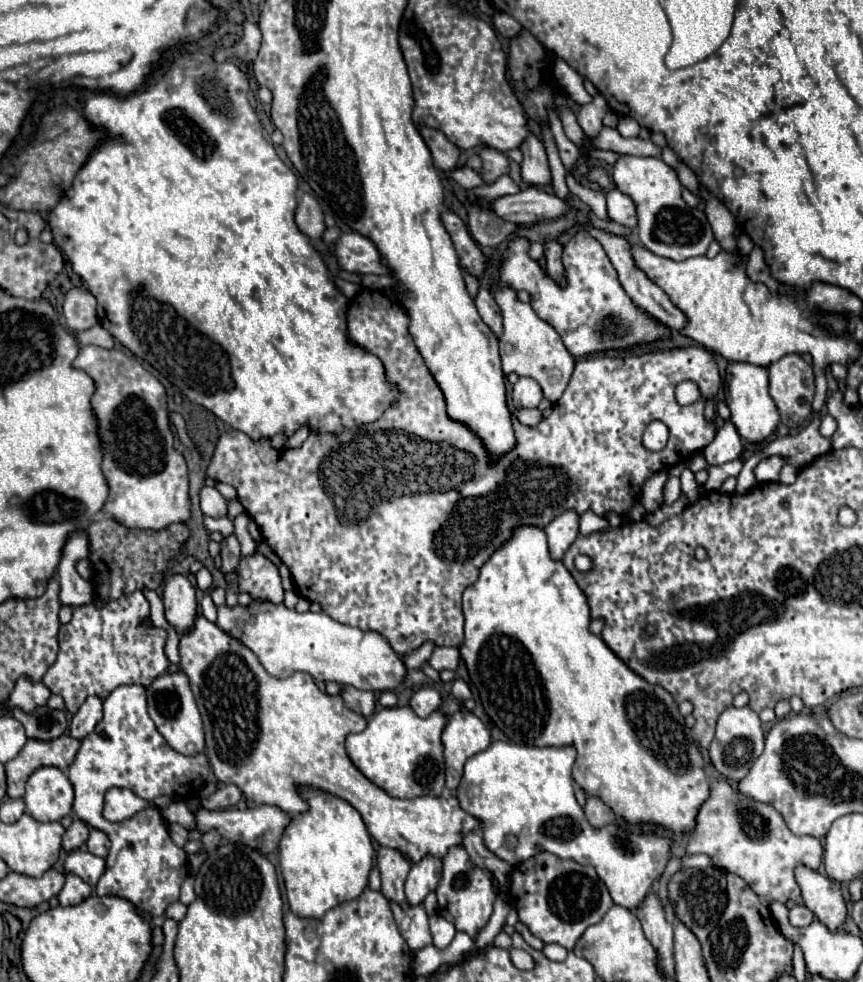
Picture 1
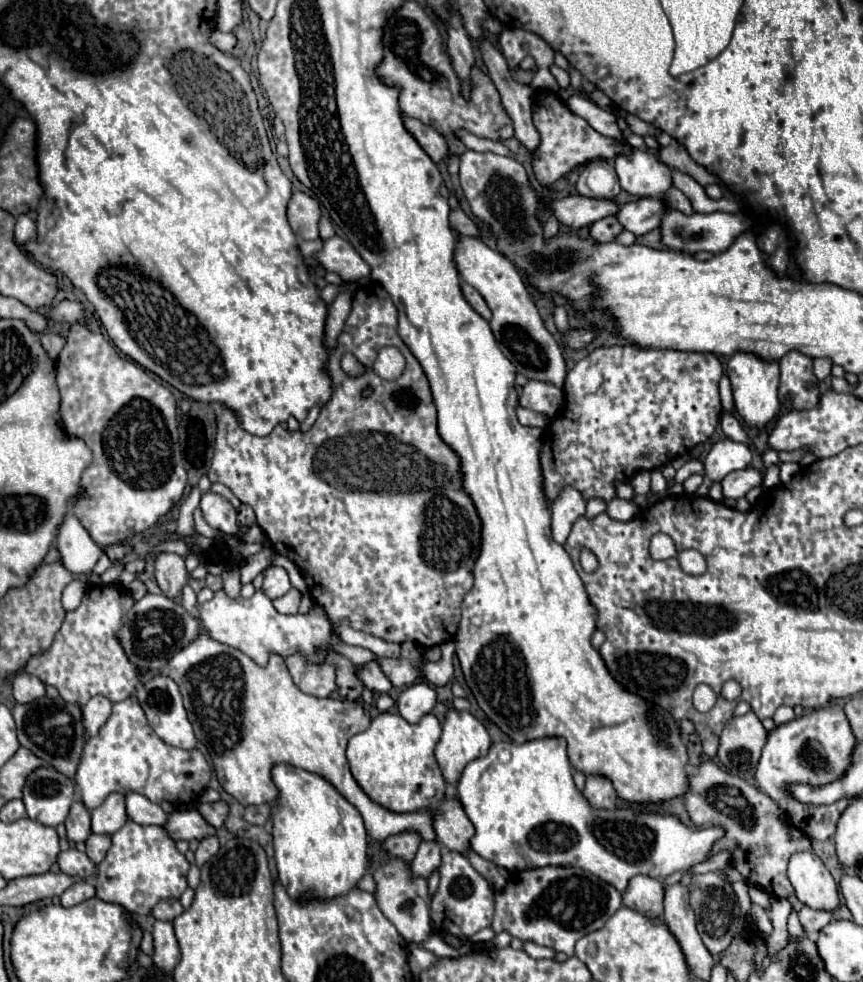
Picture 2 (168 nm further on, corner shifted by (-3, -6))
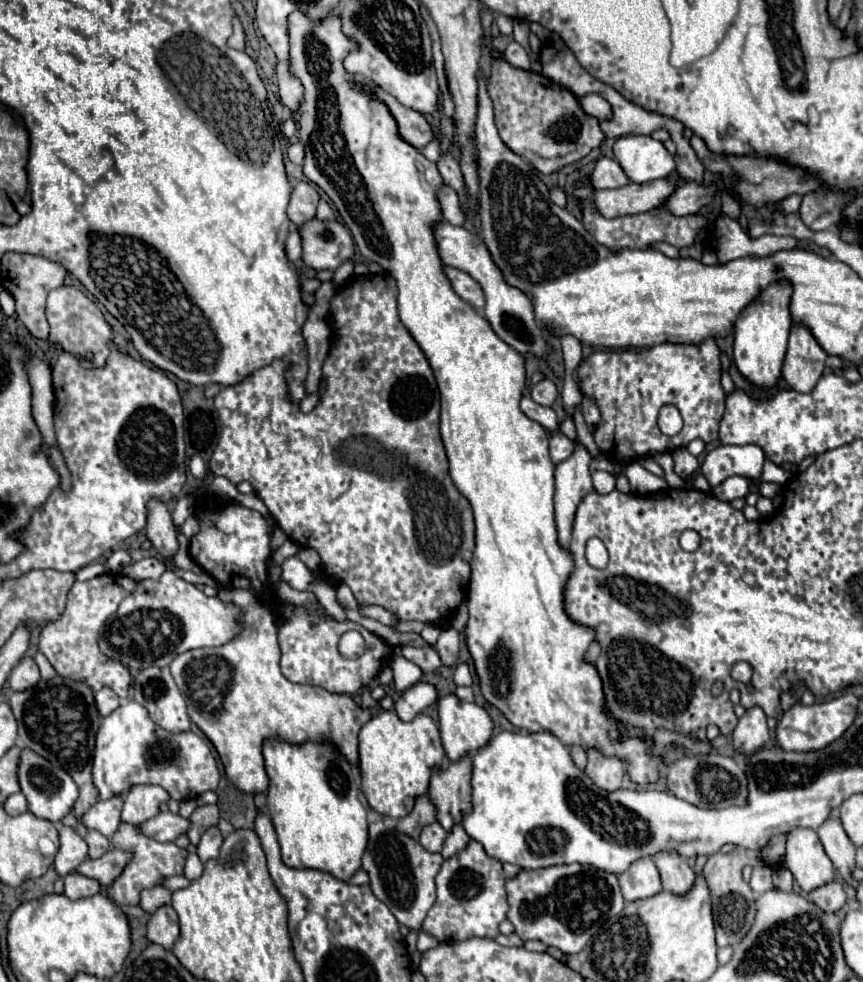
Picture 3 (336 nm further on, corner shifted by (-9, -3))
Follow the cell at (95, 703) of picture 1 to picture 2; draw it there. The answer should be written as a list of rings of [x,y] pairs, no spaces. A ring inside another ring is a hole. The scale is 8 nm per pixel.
[[[93,696],[83,706],[83,726],[87,736],[95,736],[111,714],[111,702],[105,696]]]

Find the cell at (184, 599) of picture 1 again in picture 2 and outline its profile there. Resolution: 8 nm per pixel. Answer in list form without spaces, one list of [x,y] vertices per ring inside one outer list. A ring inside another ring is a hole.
[[[161,552],[155,558],[155,578],[163,594],[167,594],[169,598],[181,598],[181,588],[189,580],[183,558],[173,552]]]

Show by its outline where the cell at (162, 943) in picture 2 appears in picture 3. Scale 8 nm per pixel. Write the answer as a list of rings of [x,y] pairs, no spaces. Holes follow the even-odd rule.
[[[159,907],[147,923],[147,939],[165,947],[167,951],[173,949],[173,945],[179,939],[179,923],[177,913],[173,907]]]

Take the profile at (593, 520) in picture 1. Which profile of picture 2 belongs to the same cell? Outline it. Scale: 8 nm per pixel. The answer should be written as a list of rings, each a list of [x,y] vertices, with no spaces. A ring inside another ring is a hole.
[[[589,498],[587,500],[587,512],[585,512],[587,518],[593,518],[593,516],[605,512],[605,510],[607,510],[607,504],[601,498]]]

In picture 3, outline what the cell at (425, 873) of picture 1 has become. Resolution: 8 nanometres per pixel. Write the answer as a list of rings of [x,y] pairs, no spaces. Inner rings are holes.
[[[435,821],[435,823],[431,823],[431,825],[427,825],[427,827],[423,829],[423,833],[421,833],[421,837],[419,837],[419,843],[423,845],[423,849],[427,849],[427,851],[431,851],[431,853],[439,853],[441,847],[443,847],[443,843],[445,843],[445,839],[447,839],[447,833],[445,833],[443,827]]]

